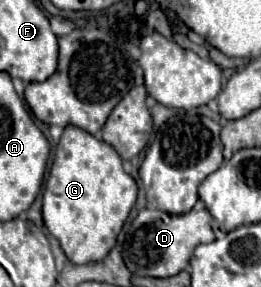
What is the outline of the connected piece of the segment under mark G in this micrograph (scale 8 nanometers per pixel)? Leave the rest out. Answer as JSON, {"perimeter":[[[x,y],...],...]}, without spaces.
{"perimeter":[[[67,126],[57,144],[53,166],[49,172],[47,186],[45,186],[43,220],[45,220],[49,234],[59,240],[61,250],[65,252],[69,262],[73,262],[73,264],[101,262],[115,246],[117,234],[121,232],[135,200],[137,200],[137,184],[129,174],[125,174],[117,152],[109,144],[91,136],[89,132],[85,132],[77,126]]]}

